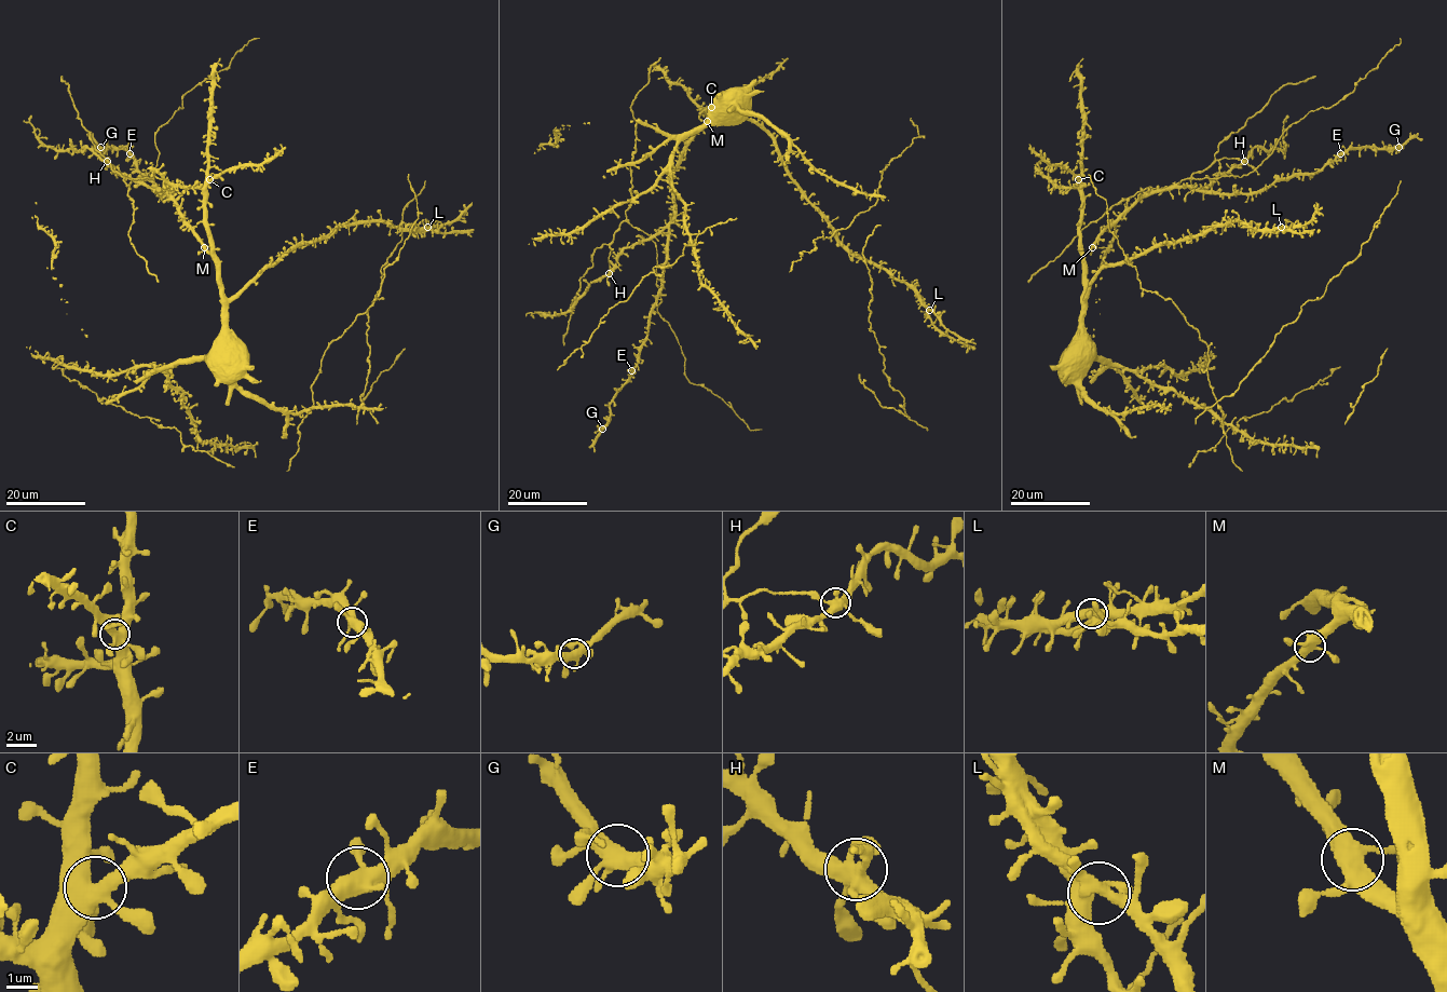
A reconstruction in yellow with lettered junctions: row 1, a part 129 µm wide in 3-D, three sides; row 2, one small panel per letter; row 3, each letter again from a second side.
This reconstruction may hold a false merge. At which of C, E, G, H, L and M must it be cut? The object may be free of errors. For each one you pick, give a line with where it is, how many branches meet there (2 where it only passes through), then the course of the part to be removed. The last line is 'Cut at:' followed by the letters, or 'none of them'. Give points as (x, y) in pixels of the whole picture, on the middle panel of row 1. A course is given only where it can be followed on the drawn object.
Cut at: none of them

